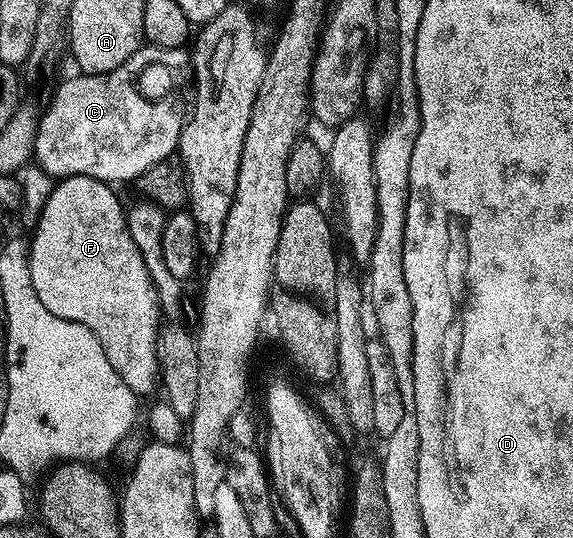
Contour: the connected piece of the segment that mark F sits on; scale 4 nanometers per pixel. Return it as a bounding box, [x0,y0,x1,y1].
[29,176,161,398]

